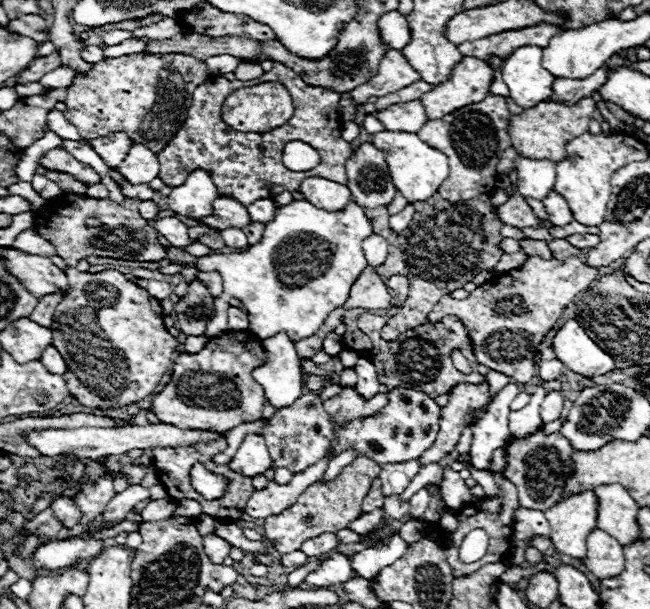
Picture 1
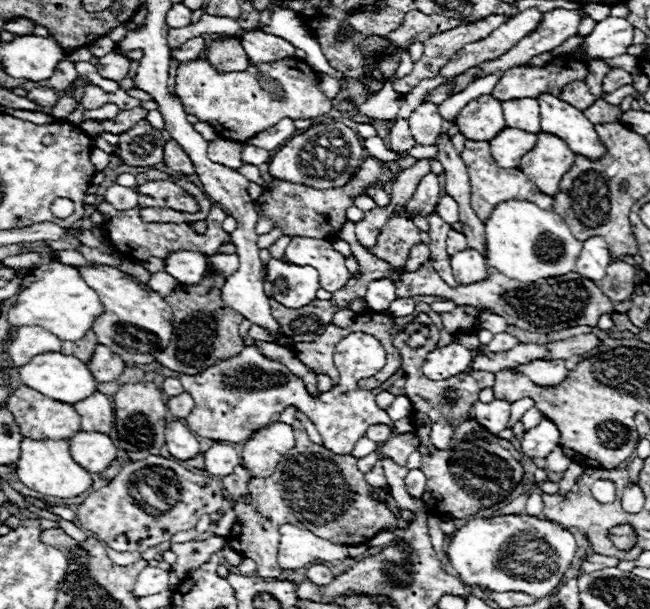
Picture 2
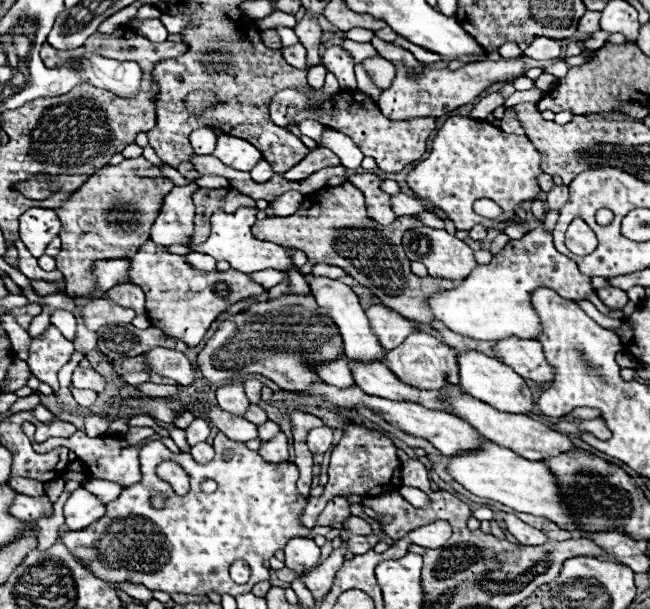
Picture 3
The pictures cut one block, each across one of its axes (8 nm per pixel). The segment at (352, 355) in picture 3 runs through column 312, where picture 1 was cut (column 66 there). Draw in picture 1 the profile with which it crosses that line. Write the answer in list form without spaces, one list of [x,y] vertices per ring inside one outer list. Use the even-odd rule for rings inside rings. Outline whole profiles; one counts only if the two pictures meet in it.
[[[2,248],[2,252],[10,272],[28,288],[28,292],[32,292],[32,296],[42,298],[60,290],[68,294],[70,284],[66,274],[56,264],[52,264],[48,256],[22,254],[14,248]]]

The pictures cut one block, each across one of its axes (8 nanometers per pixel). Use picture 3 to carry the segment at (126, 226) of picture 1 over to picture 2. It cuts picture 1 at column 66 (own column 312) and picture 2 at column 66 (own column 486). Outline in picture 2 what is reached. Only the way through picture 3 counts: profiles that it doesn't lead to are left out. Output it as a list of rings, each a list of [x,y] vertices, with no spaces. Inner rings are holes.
[[[90,330],[82,340],[76,340],[76,342],[64,342],[62,344],[62,352],[68,354],[68,356],[76,356],[78,360],[84,360],[86,364],[90,362],[92,354],[94,354],[94,348],[98,346],[98,340],[96,340],[96,334]]]

